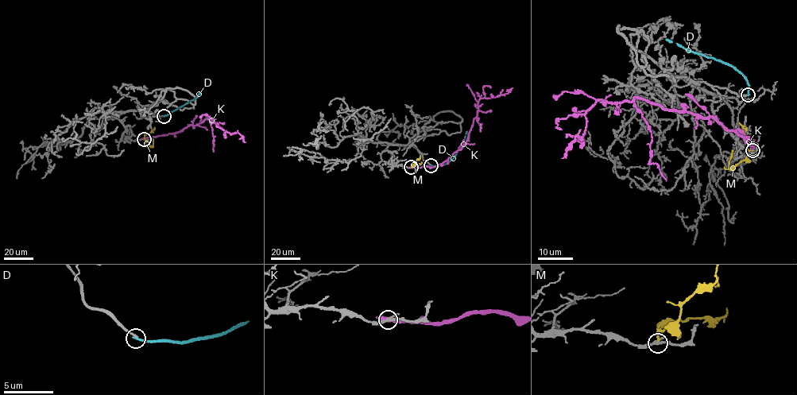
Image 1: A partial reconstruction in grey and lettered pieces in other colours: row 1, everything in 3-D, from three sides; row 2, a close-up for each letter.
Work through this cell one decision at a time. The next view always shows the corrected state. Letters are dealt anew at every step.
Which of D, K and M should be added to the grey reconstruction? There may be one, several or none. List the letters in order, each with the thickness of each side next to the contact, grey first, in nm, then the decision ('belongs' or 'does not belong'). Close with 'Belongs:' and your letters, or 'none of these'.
D: calibres 280 and 240 nm; does not belong
K: calibres 240 and 500 nm; does not belong
M: calibres 240 and 200 nm; does not belong
Belongs: none of these

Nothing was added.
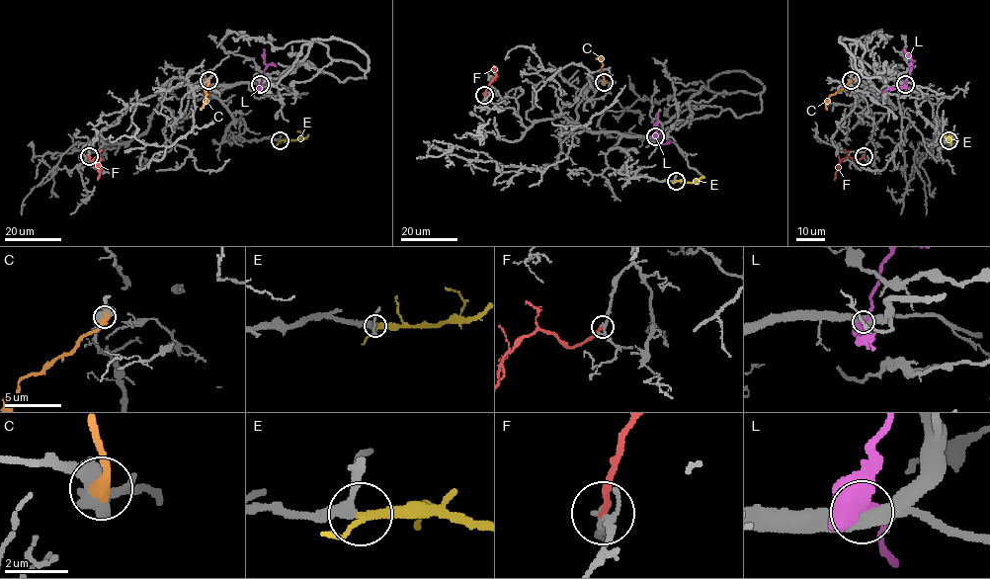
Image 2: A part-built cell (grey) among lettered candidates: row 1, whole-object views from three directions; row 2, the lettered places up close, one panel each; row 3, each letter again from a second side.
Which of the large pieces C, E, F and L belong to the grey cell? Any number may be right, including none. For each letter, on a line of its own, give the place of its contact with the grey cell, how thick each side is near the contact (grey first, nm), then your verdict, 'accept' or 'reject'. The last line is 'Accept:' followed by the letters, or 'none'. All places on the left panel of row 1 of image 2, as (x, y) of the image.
C: (208, 80) | 600/460 nm | reject
E: (280, 140) | 300/240 nm | accept
F: (89, 156) | 170/190 nm | reject
L: (260, 84) | 550/480 nm | reject
Accept: E

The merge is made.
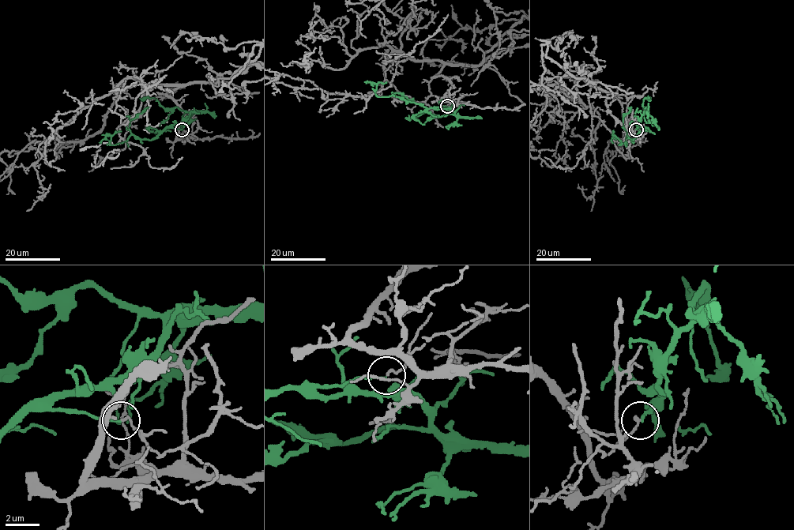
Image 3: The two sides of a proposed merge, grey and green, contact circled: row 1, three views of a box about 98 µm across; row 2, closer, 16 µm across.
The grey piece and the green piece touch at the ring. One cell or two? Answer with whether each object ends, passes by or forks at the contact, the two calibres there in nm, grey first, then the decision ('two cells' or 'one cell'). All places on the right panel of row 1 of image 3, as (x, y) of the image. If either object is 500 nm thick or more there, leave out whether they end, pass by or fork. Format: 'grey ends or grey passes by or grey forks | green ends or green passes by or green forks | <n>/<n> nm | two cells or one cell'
grey ends | green ends | 120/130 nm | two cells

